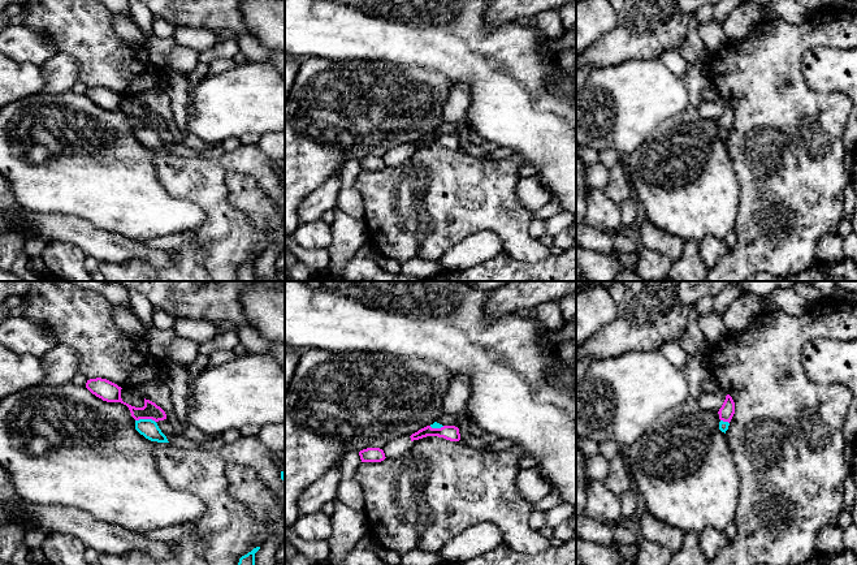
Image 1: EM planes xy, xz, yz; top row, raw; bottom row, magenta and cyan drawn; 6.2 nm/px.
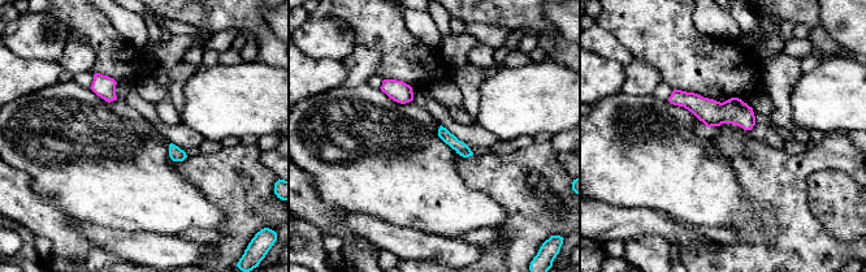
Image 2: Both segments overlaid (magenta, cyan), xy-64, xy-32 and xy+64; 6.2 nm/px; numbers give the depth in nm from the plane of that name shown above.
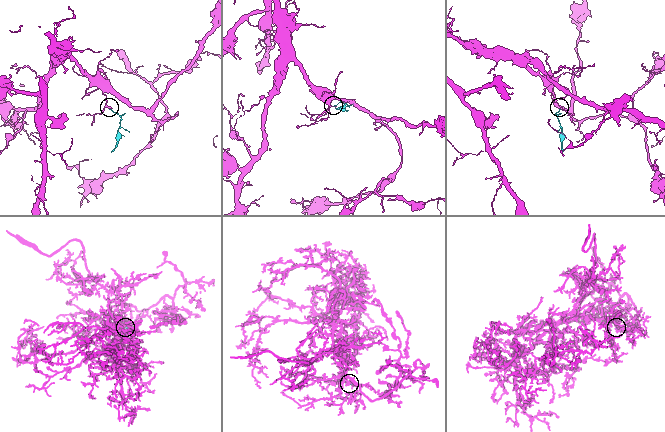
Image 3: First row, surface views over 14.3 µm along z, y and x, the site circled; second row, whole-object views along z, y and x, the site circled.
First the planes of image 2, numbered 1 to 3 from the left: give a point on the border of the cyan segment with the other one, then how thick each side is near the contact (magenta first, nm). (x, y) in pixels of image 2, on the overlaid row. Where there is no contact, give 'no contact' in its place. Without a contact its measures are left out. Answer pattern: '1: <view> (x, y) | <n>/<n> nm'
1: no contact
2: no contact
3: no contact

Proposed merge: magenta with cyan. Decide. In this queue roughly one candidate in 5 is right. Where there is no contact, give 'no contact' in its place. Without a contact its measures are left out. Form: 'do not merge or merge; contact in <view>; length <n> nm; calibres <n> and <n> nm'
do not merge; contact in xy; length 130 nm; calibres 100 and 110 nm

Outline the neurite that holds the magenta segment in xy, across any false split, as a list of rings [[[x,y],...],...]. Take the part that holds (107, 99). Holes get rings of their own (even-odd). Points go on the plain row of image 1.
[[[101,86],[90,87],[86,91],[86,96],[92,103],[101,107],[103,109],[121,111],[121,112],[126,113],[131,121],[131,125],[135,129],[152,128],[155,130],[159,130],[159,129],[166,128],[165,120],[150,108],[144,107],[144,115],[143,116],[135,116],[135,115],[131,115],[131,113],[124,111],[121,107],[121,98],[122,96],[118,95],[117,92],[107,89],[107,87],[101,87]]]

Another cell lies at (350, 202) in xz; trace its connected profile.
[[[347,160],[339,174],[342,187],[337,198],[337,210],[343,214],[364,220],[365,206],[360,193],[355,187],[355,180],[362,172],[359,160]]]

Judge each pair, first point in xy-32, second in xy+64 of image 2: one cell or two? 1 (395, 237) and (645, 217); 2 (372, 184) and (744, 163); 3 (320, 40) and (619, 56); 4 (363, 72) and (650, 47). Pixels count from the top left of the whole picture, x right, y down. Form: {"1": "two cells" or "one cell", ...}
{"1": "one cell", "2": "two cells", "3": "one cell", "4": "two cells"}

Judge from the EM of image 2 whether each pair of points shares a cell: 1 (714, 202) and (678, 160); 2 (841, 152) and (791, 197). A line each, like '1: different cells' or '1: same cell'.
1: same cell
2: same cell

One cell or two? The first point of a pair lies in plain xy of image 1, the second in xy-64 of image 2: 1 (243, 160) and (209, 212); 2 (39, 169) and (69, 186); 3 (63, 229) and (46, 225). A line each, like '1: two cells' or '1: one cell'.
1: two cells
2: one cell
3: two cells

